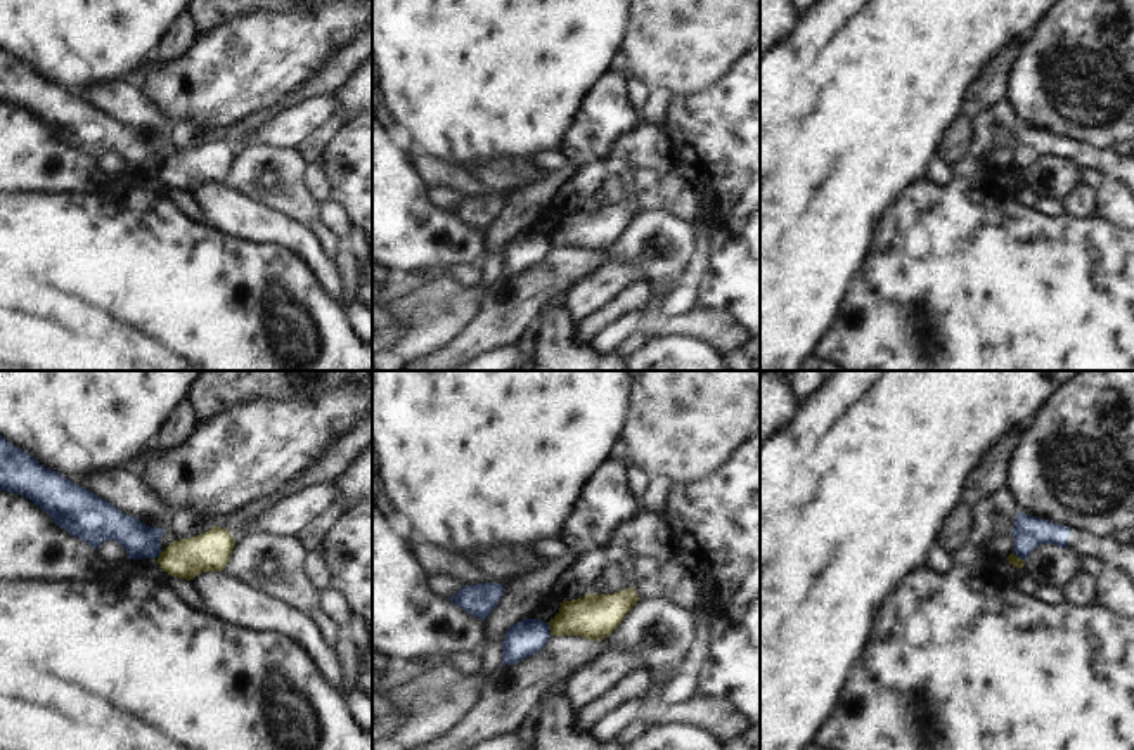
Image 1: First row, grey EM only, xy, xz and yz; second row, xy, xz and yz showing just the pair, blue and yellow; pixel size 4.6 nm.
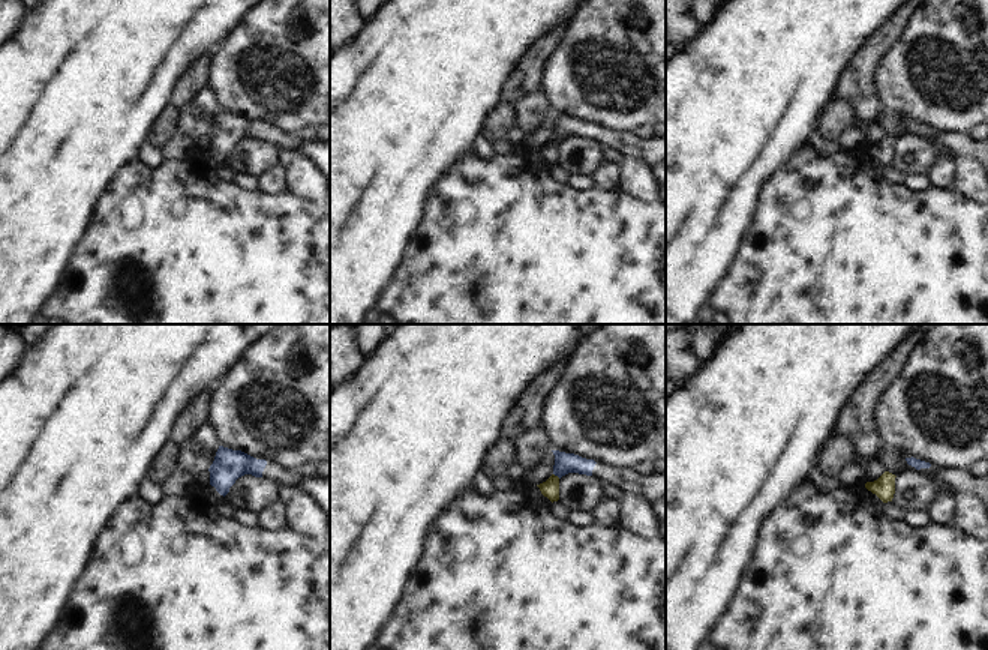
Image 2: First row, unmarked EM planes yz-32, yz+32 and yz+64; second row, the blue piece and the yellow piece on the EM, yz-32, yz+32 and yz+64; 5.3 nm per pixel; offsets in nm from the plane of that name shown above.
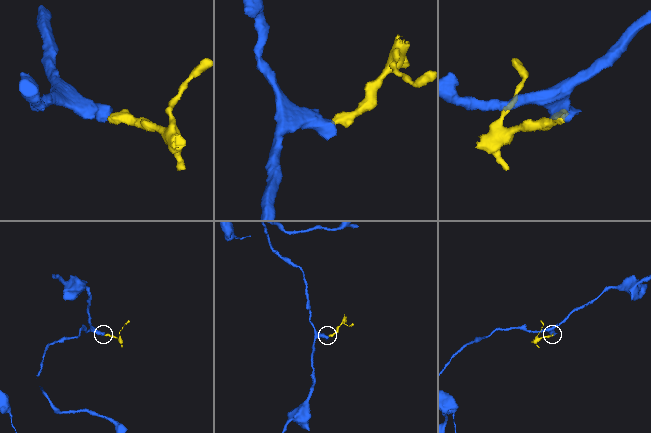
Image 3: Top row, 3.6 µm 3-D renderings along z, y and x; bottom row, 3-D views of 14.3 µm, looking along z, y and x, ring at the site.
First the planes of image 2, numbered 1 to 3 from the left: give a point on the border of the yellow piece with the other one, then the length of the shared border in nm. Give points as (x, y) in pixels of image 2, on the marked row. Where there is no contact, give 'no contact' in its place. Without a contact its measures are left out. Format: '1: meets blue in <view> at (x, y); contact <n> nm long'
1: no contact
2: meets blue in yz+32 at (556, 475); contact 50 nm long
3: no contact

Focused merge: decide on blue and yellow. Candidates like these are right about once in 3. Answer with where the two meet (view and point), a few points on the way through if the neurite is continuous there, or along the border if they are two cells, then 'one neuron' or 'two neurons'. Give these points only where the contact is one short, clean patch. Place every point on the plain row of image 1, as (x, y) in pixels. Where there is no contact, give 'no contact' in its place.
meets blue in xz at (549, 241); border along xz (546, 234), (553, 246); two neurons

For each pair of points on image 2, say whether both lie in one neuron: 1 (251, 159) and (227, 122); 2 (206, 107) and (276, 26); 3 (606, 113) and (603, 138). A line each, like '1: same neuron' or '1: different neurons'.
1: different neurons
2: different neurons
3: different neurons

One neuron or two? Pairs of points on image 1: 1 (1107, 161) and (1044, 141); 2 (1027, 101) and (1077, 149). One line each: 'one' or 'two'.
1: one
2: two

